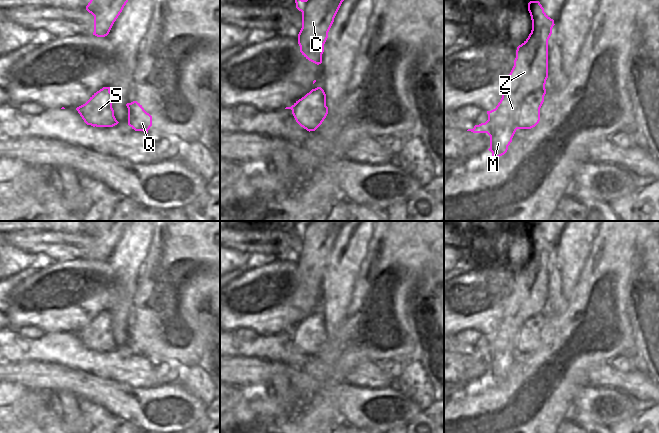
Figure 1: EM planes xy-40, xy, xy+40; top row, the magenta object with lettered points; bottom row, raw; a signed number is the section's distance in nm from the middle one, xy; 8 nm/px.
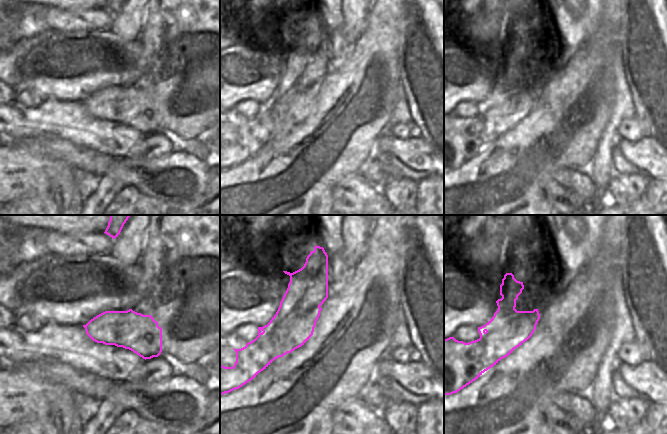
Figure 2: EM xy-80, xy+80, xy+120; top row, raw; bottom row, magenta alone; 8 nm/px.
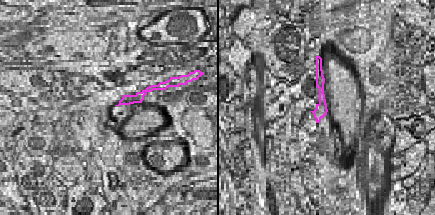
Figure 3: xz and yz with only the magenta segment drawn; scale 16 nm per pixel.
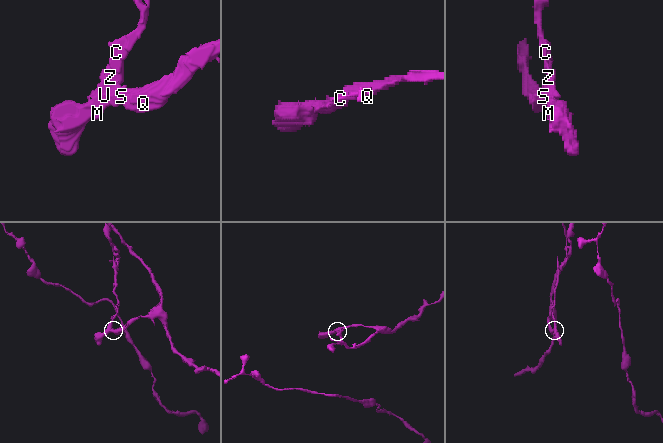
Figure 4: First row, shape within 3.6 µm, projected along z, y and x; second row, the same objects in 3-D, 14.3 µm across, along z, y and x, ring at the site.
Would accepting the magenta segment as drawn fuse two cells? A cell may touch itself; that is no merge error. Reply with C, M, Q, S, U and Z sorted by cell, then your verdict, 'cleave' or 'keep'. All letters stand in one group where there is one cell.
C M U Z / Q S | cleave

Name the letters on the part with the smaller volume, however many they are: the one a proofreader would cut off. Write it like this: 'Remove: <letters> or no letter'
Remove: C, M, U, Z

